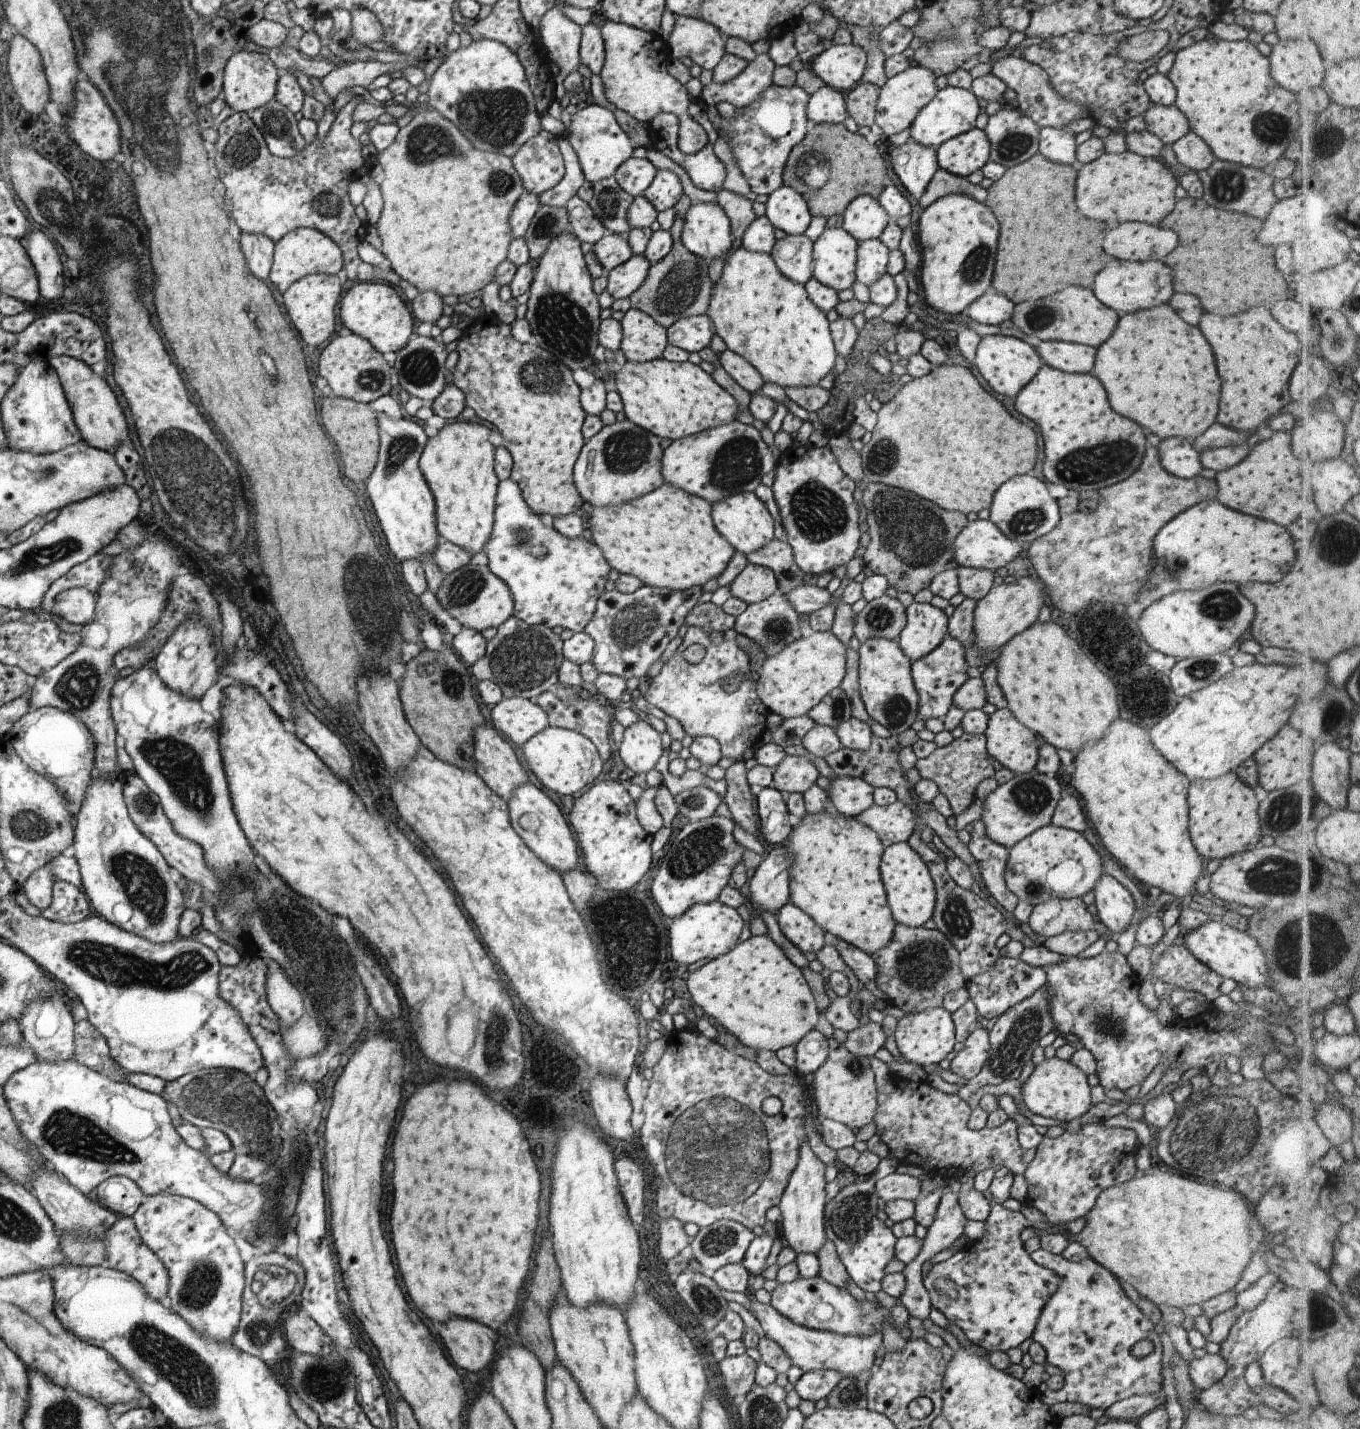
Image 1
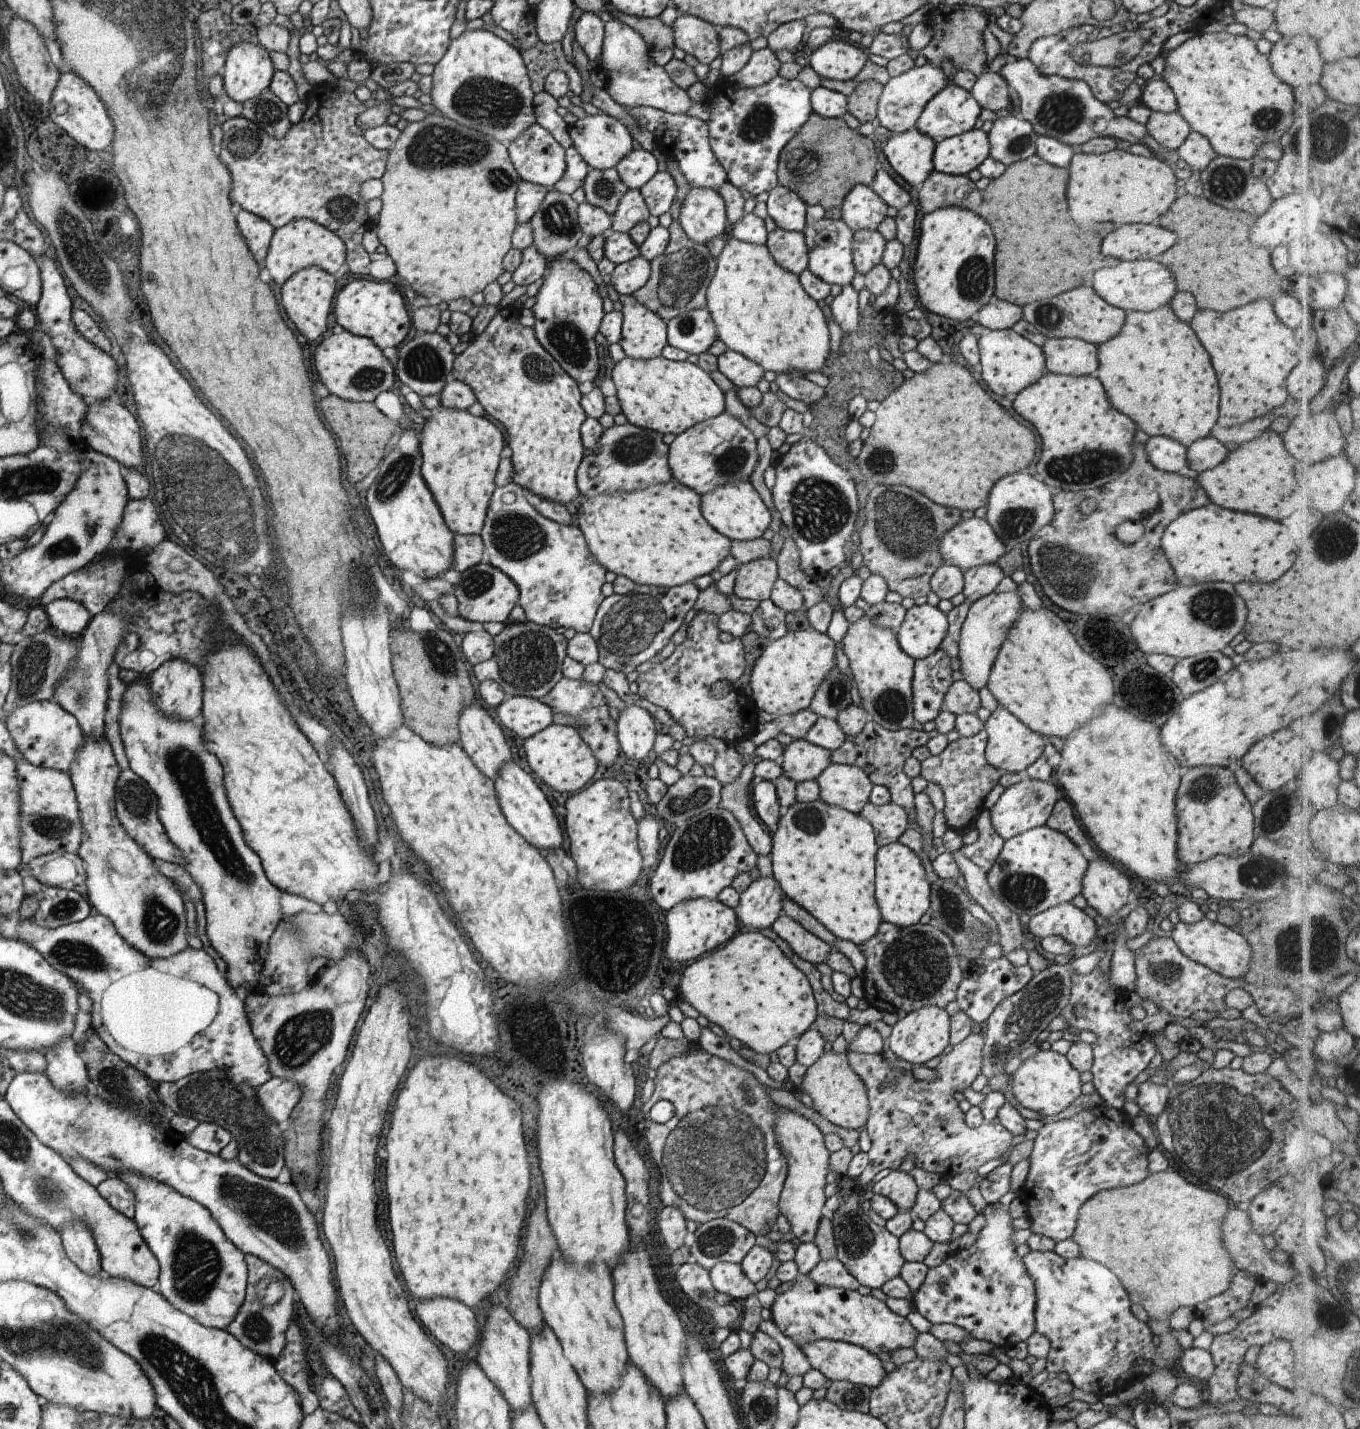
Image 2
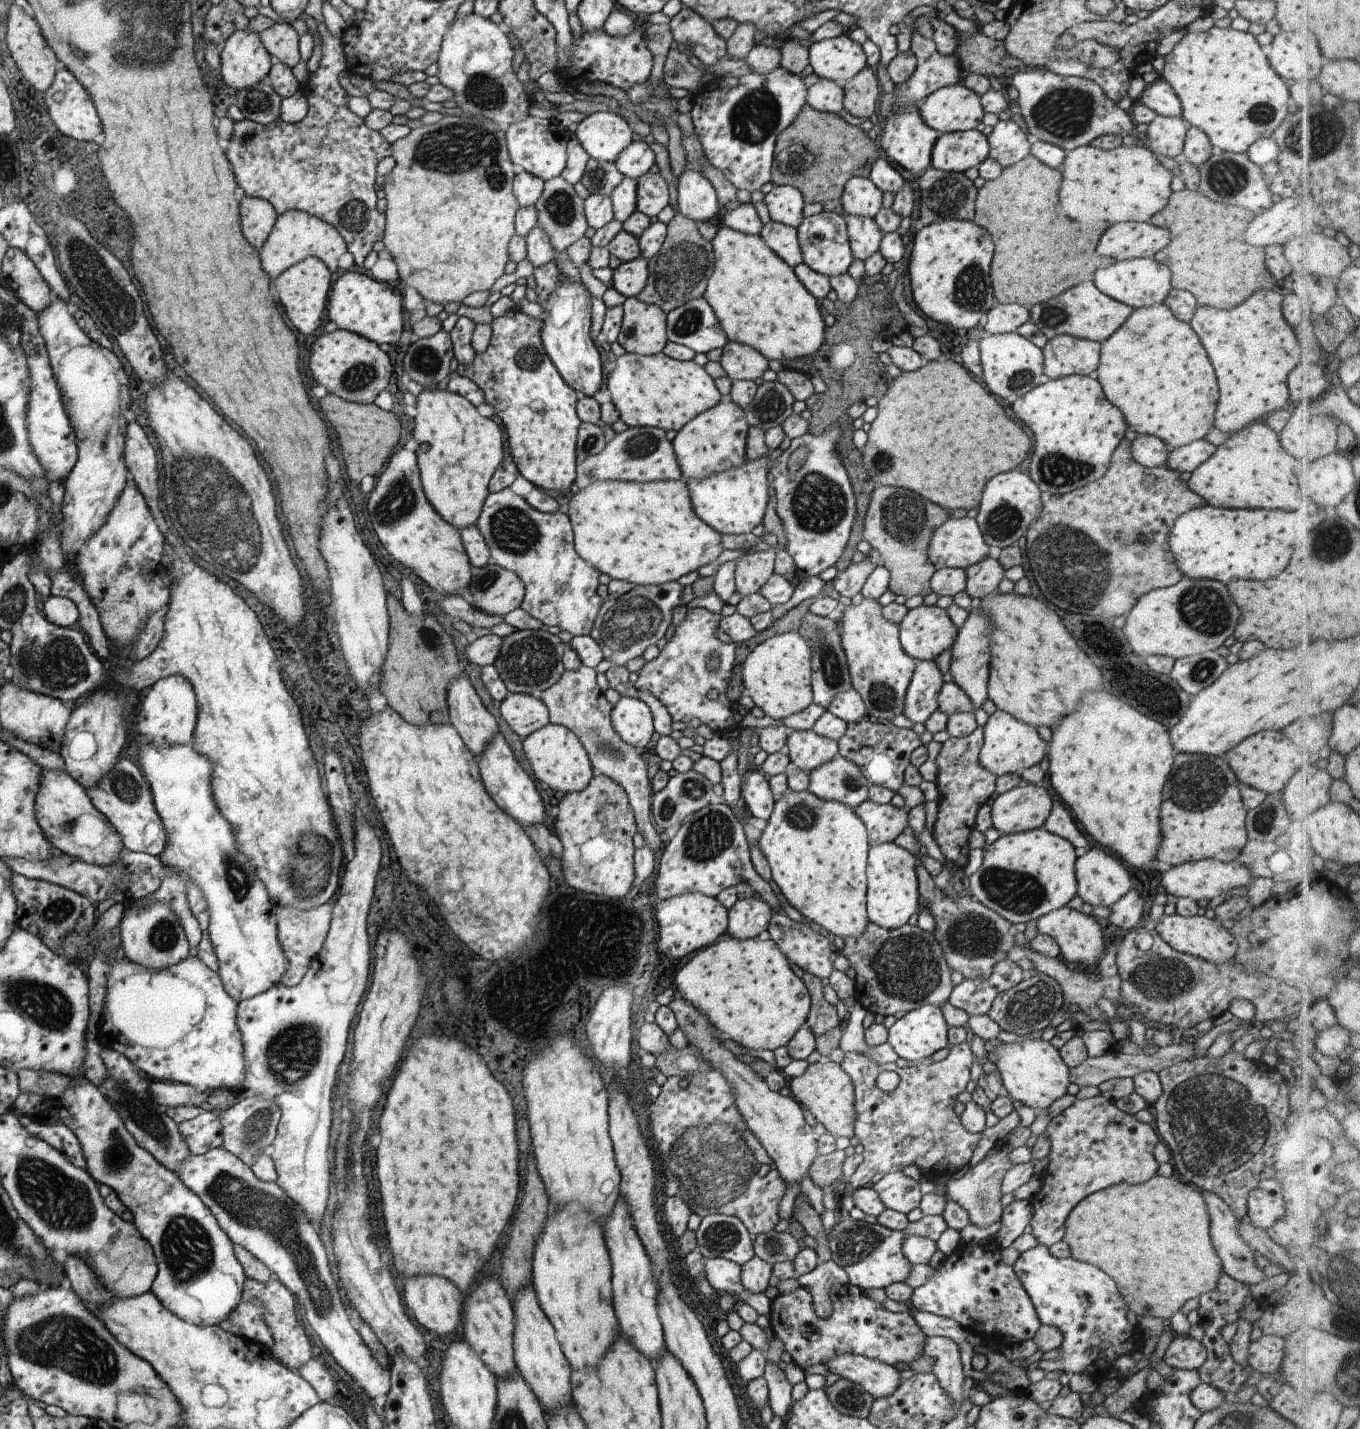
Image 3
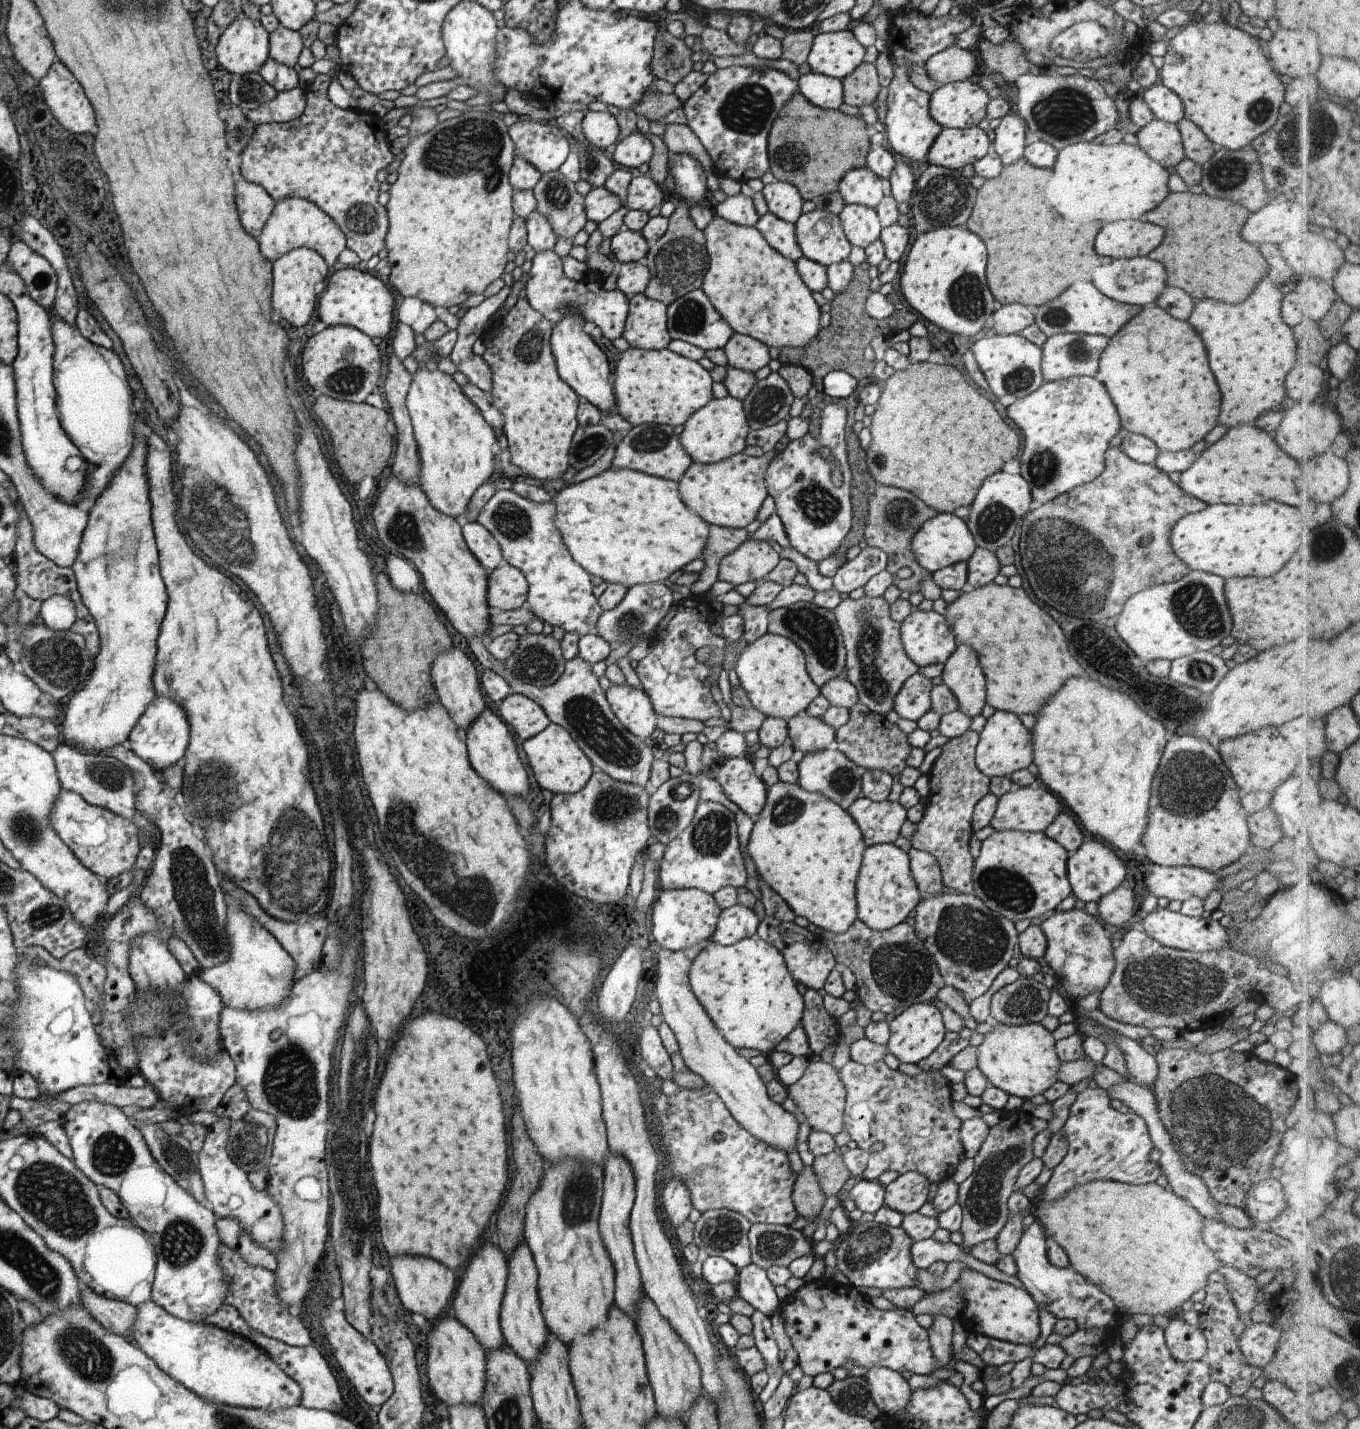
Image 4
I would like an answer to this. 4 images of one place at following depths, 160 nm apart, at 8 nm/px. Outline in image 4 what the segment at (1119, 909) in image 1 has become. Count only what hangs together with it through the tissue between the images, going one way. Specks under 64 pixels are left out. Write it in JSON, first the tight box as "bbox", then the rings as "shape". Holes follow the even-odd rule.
{"bbox":[1067,840,1126,903],"shape":[[[1083,840],[1079,849],[1070,855],[1067,862],[1067,877],[1069,878],[1073,895],[1085,903],[1097,903],[1105,894],[1120,886],[1126,876],[1126,867],[1116,856],[1114,850],[1100,840]]]}

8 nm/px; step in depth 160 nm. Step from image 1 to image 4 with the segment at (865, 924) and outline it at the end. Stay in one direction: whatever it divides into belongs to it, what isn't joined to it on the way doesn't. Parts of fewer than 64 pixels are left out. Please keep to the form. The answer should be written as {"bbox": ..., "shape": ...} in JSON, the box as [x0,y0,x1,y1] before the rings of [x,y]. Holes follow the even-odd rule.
{"bbox":[747,780,866,933],"shape":[[[780,780],[767,789],[766,802],[747,845],[762,881],[784,898],[798,917],[835,933],[846,932],[857,919],[855,886],[866,847],[860,827],[847,809],[823,794],[804,790],[797,782],[788,784]]]}

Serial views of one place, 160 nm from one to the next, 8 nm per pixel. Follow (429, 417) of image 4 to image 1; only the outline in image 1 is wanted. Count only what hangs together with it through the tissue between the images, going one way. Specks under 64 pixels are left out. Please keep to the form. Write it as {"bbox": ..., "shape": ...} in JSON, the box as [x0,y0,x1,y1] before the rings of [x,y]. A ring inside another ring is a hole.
{"bbox":[421,420,499,555],"shape":[[[476,420],[452,422],[438,430],[425,444],[421,455],[421,471],[436,497],[437,529],[441,540],[448,541],[465,548],[473,555],[478,554],[490,540],[494,524],[495,496],[499,485],[494,461],[495,446],[490,442],[491,427]]]}

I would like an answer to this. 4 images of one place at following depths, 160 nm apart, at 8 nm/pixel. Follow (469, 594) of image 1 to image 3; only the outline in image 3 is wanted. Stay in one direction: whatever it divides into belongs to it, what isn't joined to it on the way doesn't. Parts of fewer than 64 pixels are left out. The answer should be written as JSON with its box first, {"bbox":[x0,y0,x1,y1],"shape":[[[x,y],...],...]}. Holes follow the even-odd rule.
{"bbox":[469,562,525,615],"shape":[[[495,562],[482,568],[472,567],[469,590],[475,607],[491,615],[508,614],[521,606],[525,597],[522,579]]]}

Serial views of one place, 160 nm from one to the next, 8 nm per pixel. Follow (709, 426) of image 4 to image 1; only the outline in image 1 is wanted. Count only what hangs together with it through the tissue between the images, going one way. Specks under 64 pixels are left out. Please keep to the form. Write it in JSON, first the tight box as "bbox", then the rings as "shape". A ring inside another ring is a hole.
{"bbox":[661,418,777,504],"shape":[[[736,418],[704,432],[673,440],[663,450],[661,473],[666,483],[712,504],[739,492],[754,493],[762,476],[776,470],[777,458],[764,443],[757,424],[747,425]]]}

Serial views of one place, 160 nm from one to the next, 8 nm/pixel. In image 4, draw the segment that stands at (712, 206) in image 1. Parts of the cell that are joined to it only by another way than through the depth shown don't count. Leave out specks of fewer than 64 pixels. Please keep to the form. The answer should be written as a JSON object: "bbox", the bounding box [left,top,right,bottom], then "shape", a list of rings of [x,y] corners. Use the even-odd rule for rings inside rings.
{"bbox":[669,153,707,205],"shape":[[[674,153],[669,158],[669,174],[675,182],[678,198],[695,205],[704,198],[707,191],[707,174],[700,161],[688,153]]]}

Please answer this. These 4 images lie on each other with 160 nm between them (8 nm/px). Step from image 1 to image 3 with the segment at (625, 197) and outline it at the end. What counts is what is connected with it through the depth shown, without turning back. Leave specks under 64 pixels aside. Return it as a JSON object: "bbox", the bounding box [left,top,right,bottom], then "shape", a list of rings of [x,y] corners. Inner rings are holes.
{"bbox":[581,159,625,196],"shape":[[[590,159],[587,162],[581,183],[586,186],[589,194],[611,196],[611,192],[625,176],[615,167],[614,163]]]}

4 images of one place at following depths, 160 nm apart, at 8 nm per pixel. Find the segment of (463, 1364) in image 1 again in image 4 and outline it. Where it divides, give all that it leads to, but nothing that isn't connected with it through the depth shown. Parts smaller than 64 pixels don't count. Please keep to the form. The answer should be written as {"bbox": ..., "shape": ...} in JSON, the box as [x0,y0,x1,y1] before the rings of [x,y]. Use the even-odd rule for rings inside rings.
{"bbox":[389,1256,456,1320],"shape":[[[393,1256],[389,1257],[390,1272],[394,1278],[394,1286],[400,1302],[407,1310],[418,1312],[432,1320],[442,1314],[448,1306],[448,1300],[456,1288],[456,1274],[454,1270],[424,1256]]]}

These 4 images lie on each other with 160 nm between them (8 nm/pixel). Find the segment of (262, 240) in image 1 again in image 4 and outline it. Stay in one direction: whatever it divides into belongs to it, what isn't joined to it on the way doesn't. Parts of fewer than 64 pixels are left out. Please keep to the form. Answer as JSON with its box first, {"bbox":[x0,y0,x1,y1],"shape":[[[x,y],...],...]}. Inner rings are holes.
{"bbox":[238,178,276,236],"shape":[[[238,178],[238,208],[242,208],[242,224],[260,236],[276,208],[276,201],[262,185]]]}

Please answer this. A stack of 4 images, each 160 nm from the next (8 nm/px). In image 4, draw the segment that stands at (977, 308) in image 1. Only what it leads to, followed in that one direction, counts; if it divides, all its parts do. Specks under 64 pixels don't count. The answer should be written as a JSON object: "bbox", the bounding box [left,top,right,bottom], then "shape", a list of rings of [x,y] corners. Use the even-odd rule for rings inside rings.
{"bbox":[991,303,1035,335],"shape":[[[1010,303],[1002,305],[992,315],[994,326],[991,334],[996,335],[1019,335],[1024,328],[1035,322],[1035,315],[1022,303]]]}

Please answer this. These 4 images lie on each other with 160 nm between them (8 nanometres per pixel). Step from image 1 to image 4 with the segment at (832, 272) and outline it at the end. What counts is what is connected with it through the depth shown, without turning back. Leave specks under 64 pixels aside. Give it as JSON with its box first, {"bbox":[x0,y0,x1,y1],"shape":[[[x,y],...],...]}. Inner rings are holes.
{"bbox":[795,208,852,267],"shape":[[[822,208],[802,213],[795,222],[795,231],[803,255],[825,267],[846,260],[852,250],[839,215]]]}

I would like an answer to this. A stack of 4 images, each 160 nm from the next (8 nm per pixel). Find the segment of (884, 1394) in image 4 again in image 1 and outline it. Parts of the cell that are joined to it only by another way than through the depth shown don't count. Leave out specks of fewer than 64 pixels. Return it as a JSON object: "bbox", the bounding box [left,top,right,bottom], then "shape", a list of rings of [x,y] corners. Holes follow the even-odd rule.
{"bbox":[751,1297,882,1379],"shape":[[[751,1297],[754,1316],[762,1325],[765,1336],[777,1342],[790,1357],[792,1364],[804,1372],[814,1370],[837,1370],[844,1377],[866,1379],[874,1370],[876,1350],[882,1344],[881,1334],[871,1337],[858,1335],[841,1335],[832,1331],[809,1329],[783,1317],[770,1303],[763,1304]]]}

